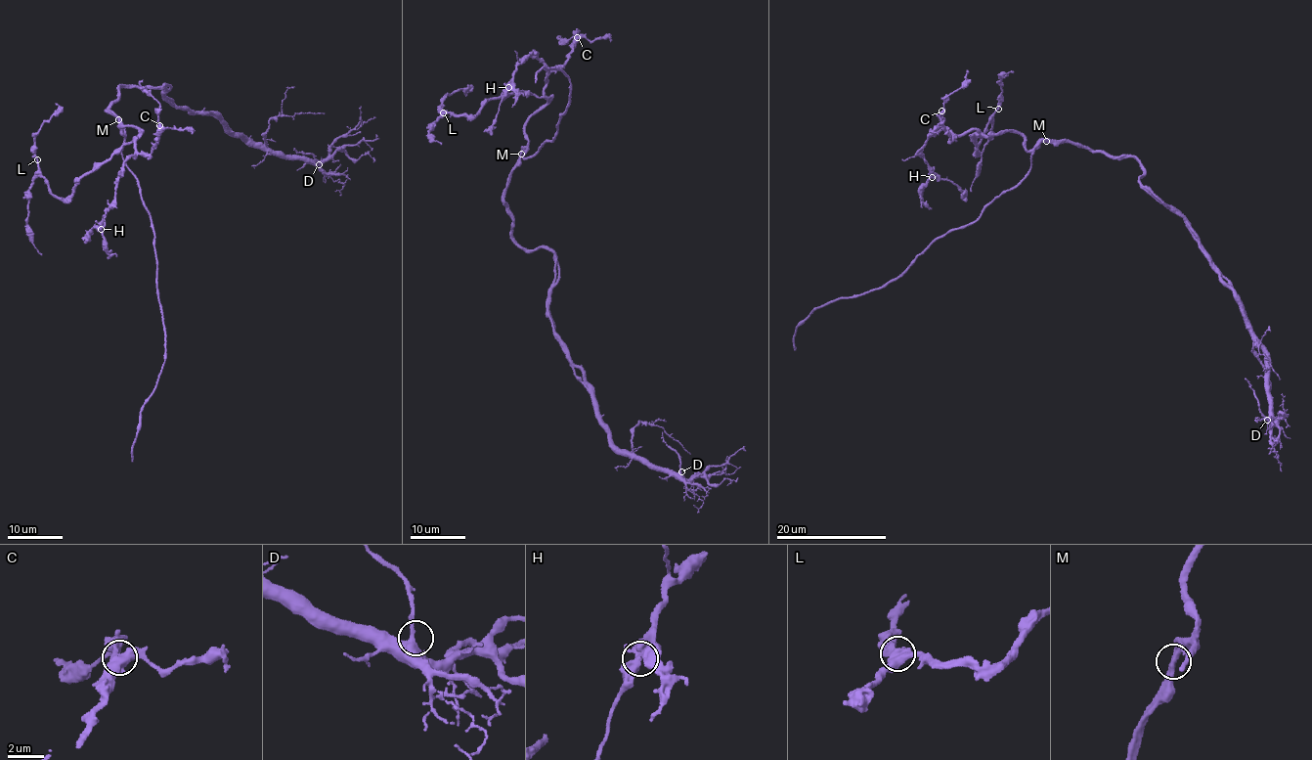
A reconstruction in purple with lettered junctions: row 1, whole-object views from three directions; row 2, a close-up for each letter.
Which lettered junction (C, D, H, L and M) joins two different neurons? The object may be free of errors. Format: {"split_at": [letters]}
{"split_at": []}

